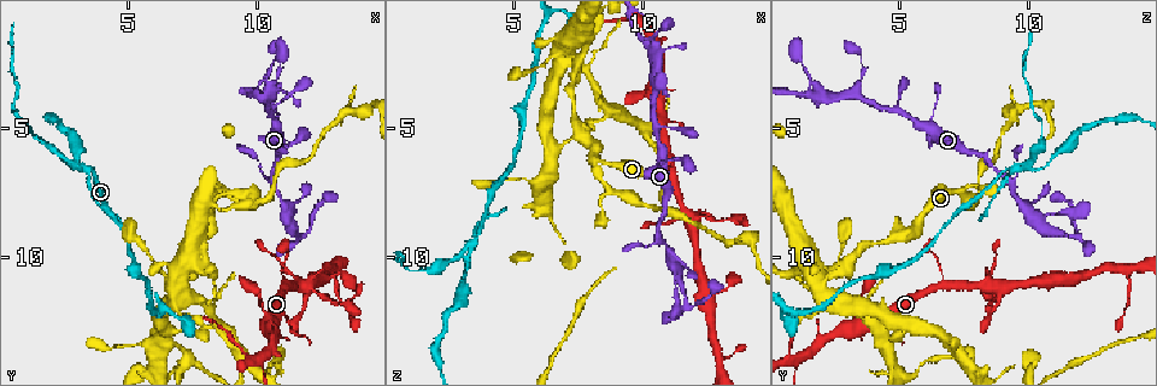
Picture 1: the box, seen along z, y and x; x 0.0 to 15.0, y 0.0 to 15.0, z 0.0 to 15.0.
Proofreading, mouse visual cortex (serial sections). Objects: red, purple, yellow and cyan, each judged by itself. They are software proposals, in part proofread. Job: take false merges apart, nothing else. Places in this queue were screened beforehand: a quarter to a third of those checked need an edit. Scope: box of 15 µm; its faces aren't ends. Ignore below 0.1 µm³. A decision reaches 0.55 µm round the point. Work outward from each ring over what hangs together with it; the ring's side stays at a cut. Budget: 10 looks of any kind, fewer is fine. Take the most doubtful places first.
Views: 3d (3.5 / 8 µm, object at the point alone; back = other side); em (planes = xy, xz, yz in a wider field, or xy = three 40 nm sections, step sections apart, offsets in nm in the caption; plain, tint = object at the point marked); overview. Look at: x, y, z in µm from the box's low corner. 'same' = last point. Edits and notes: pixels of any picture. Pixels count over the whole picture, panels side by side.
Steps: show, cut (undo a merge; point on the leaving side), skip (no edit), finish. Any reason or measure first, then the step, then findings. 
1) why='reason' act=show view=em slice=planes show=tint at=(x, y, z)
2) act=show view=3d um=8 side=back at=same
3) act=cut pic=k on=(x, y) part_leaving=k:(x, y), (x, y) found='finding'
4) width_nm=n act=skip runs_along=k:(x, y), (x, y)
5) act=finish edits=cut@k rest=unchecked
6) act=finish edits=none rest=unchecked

why='branch point' act=show view=3d um=3.5 at=(8.2, 7.8, 6.3)

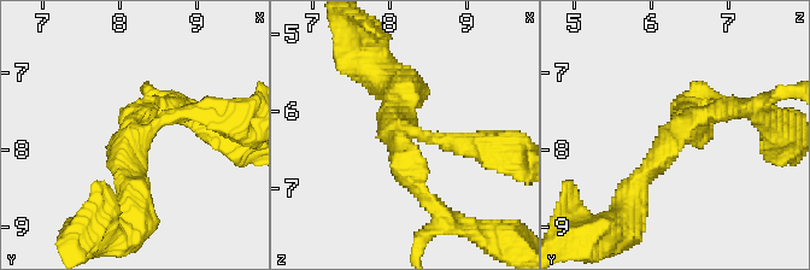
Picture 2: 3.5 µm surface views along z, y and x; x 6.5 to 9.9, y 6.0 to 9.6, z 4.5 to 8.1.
arm_widths_nm=200,250,300 act=skip runs_along=2:(204, 109), (125, 142), (133, 198) found='all the same cell'

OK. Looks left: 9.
act=show view=3d um=8 at=(3.3, 6.4, 9.5)

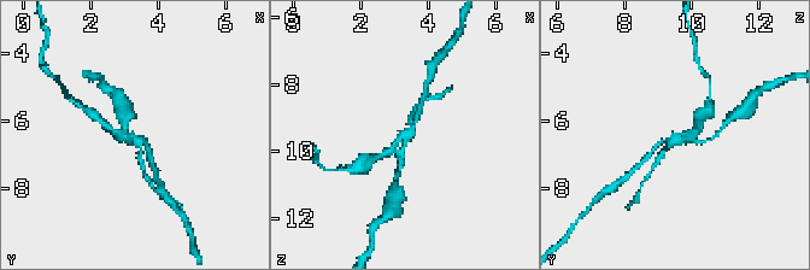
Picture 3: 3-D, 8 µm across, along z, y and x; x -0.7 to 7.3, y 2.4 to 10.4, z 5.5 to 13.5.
why='zoom in' act=show view=3d um=3.5 at=(3.4, 6.6, 9.5)

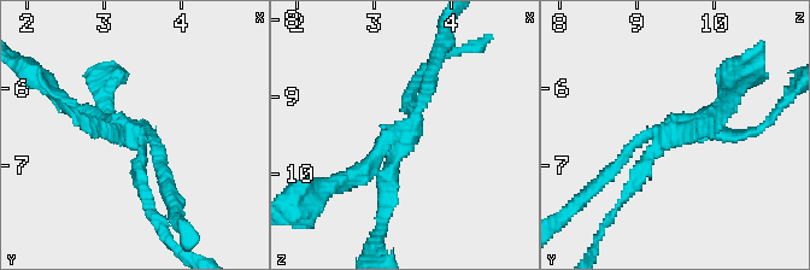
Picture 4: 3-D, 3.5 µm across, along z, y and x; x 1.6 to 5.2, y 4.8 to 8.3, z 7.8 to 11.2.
act=show view=em slice=xy step=3 show=tint at=(3.30, 6.55, 9.50)

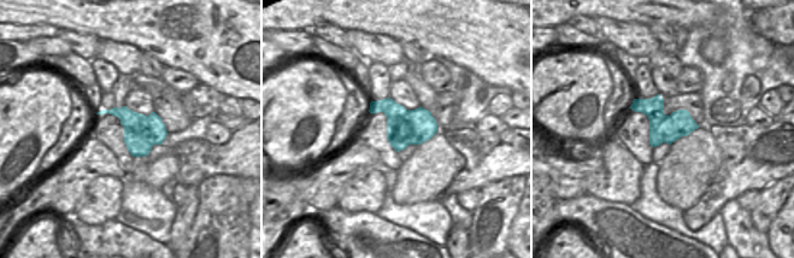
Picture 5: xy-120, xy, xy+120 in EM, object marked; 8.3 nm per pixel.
act=cut pic=4 on=(640, 175) border=5:(407, 111), (412, 127), (412, 144) found='two cells meet here'

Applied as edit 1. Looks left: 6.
why='arms part here' act=show view=3d um=3.5 at=(11.7, 9.2, 11.8)

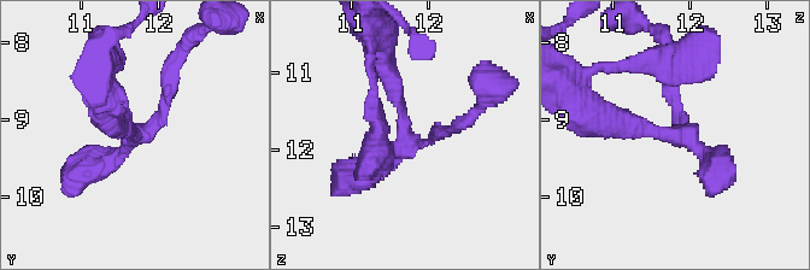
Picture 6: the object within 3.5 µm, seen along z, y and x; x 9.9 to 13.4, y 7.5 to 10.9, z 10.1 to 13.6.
why='need the tissue' act=show view=em slice=planes show=tint at=(11.70, 9.20, 11.90)

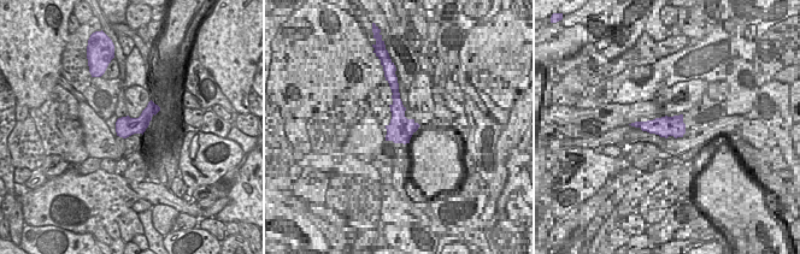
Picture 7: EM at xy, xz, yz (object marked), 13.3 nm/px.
act=skip runs_along=6:(385, 71), (408, 142), (445, 130) found='continuous, no second cell'

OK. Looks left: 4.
act=show view=3d um=3.5 at=(11.8, 6.4, 8.6)

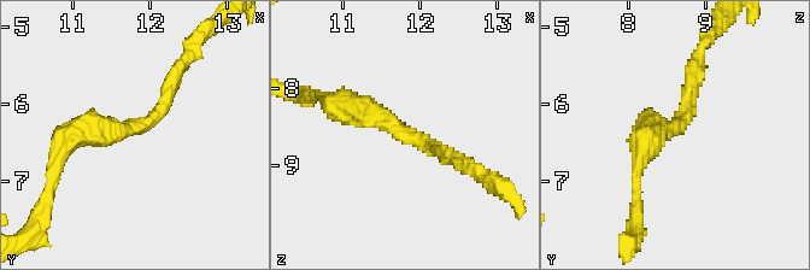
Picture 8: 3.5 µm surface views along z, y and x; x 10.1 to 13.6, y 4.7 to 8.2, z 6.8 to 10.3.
arm_widths_nm=200,350 act=show view=em slice=xy step=5 show=tint at=(11.80, 6.30, 8.60)

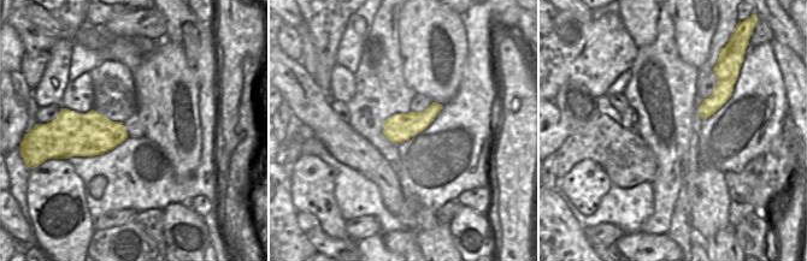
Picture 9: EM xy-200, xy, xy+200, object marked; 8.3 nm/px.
width_nm=240 act=skip runs_along=8:(63, 146), (152, 121), (177, 72) found='all the same cell'

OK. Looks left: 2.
act=finish edits=cut@4 rest=unchecked

